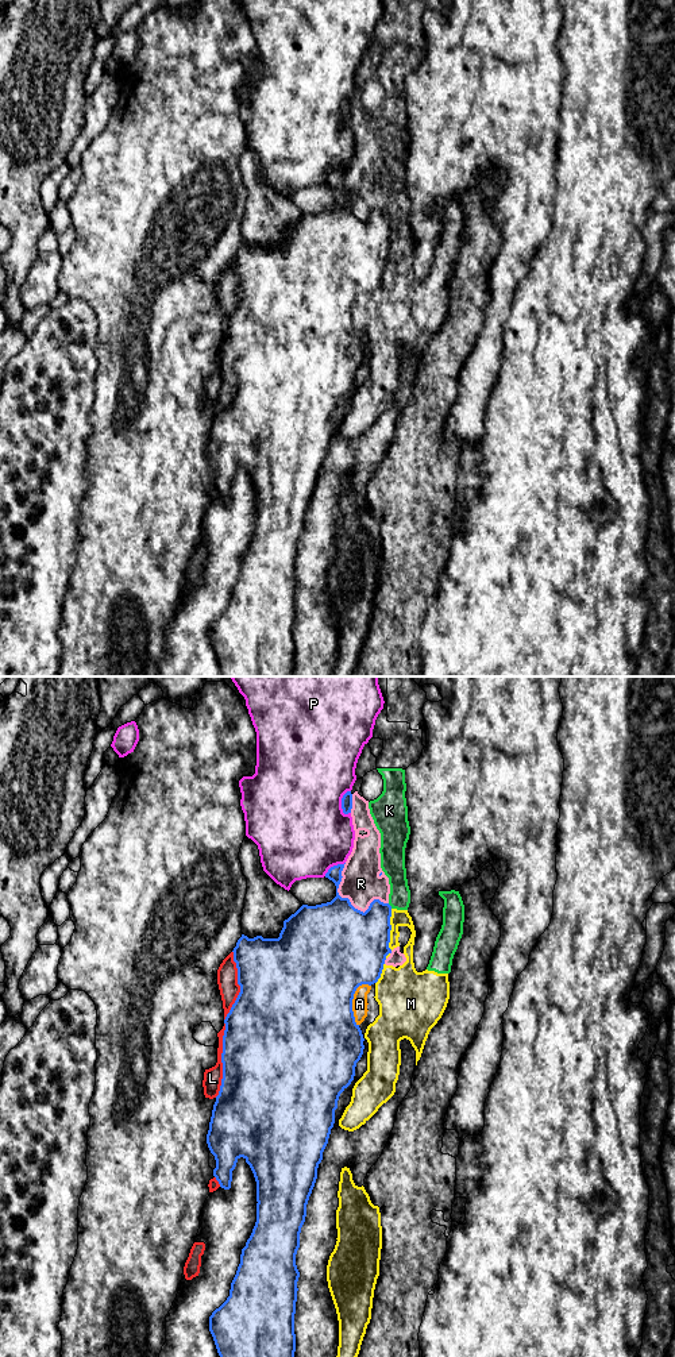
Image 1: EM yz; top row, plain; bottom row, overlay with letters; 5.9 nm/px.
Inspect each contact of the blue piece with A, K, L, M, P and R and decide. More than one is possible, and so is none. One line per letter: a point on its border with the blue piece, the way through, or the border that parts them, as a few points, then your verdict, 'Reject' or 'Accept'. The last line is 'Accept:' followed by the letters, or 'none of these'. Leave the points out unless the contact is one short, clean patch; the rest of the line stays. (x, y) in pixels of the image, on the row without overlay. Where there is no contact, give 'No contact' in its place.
A: Touches blue at yz (351, 311). Boundary: yz (367, 292), (362, 292), (353, 305), (353, 324), (358, 334). Reject
K: Touches blue at yz (390, 215). Reject
L: Touches blue at yz (222, 369). Reject
M: Touches blue at yz (390, 238). Reject
P: Touches blue at yz (342, 111). Reject
R: Touches blue at yz (348, 209). Reject
Accept: none of these

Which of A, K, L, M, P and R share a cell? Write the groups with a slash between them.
A K M R / L / P

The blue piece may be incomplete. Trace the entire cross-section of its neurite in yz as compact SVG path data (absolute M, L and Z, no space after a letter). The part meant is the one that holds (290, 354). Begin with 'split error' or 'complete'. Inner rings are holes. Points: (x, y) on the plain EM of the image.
complete; M344 173L333 174L325 182L325 186L336 194L336 205L327 212L308 215L302 213L294 223L284 230L284 236L278 247L263 247L256 244L248 247L242 243L234 257L234 270L238 277L238 293L240 301L227 323L223 344L223 388L219 404L213 413L207 452L211 462L215 464L216 477L213 485L224 498L231 497L232 479L240 466L250 474L256 490L256 531L246 555L242 558L240 573L231 591L230 605L216 617L209 625L209 640L213 645L217 662L220 664L221 676L294 676L296 643L294 643L294 622L297 610L297 590L300 581L296 574L296 563L300 556L300 541L306 525L306 513L317 487L317 477L323 469L323 460L328 452L331 437L335 432L335 419L340 402L351 393L355 385L356 371L363 363L363 343L359 334L355 331L352 320L352 308L356 297L362 293L374 293L381 286L386 265L392 262L390 251L390 225L392 215L379 208L374 208L369 217L363 221L355 217L348 207L342 207L338 201L342 190L342 180Z

